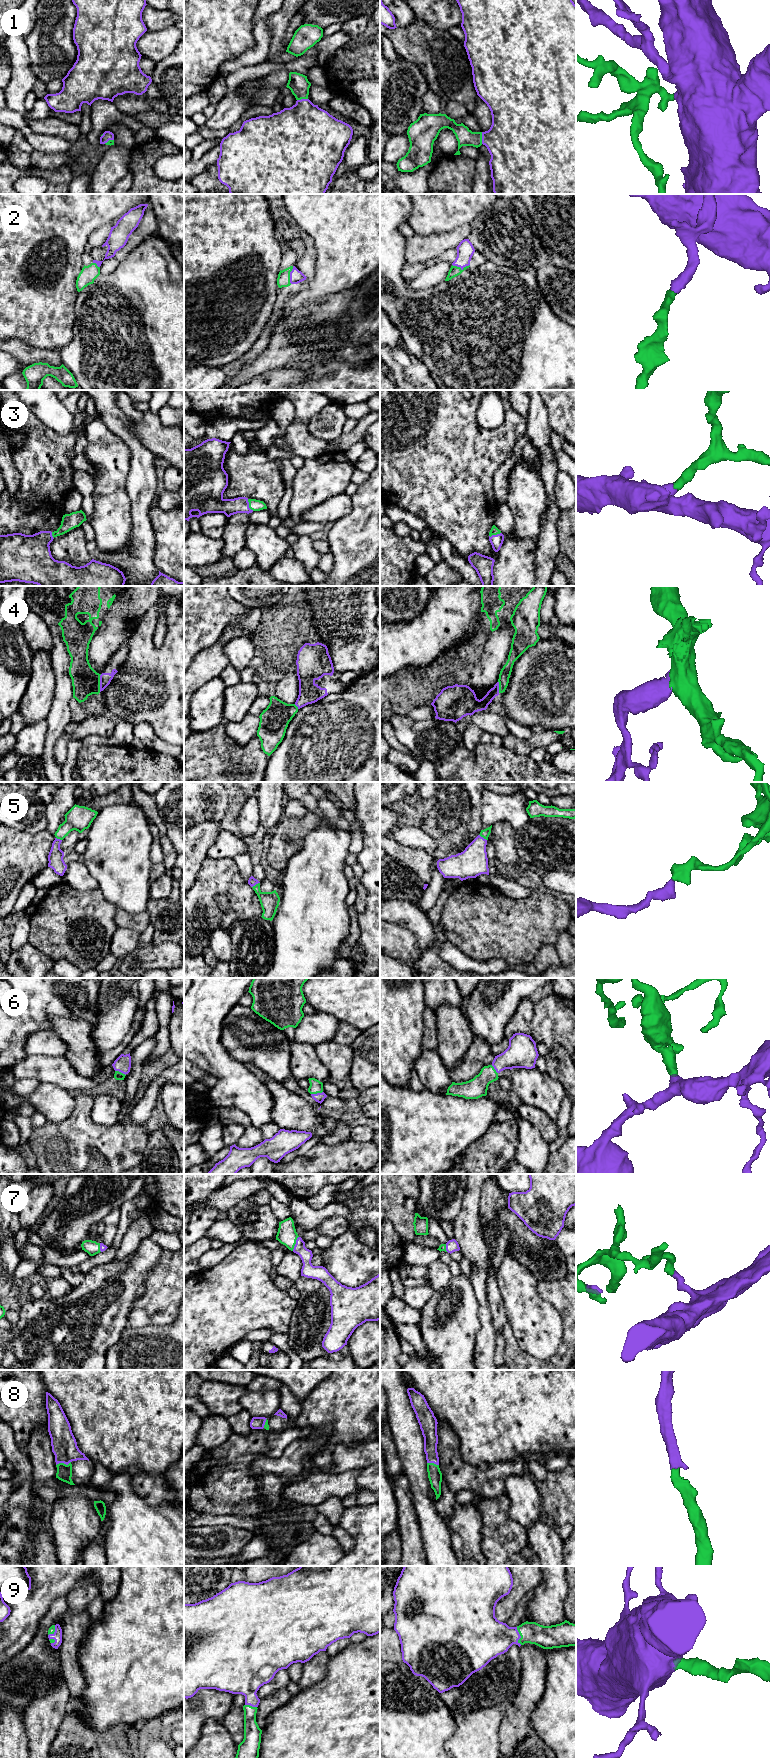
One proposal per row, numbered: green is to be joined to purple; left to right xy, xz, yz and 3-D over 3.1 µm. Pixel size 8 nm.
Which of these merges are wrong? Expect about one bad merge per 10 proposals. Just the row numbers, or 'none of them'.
4

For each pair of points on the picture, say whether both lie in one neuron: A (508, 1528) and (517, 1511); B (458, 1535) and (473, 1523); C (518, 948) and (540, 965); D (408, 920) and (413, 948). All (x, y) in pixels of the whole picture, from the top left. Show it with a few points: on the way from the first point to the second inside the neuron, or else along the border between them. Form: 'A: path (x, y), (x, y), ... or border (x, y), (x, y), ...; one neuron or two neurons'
A: border (507, 1497), (509, 1500), (508, 1514), (526, 1529); two neurons
B: path (462, 1532), (469, 1525); one neuron
C: border (553, 946), (544, 945), (538, 951), (533, 961); two neurons
D: border (390, 922), (408, 929), (414, 935), (423, 951); two neurons

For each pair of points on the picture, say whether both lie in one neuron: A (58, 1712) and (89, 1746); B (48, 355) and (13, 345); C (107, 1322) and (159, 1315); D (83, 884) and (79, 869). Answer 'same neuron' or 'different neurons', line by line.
A: different neurons
B: same neuron
C: different neurons
D: same neuron

